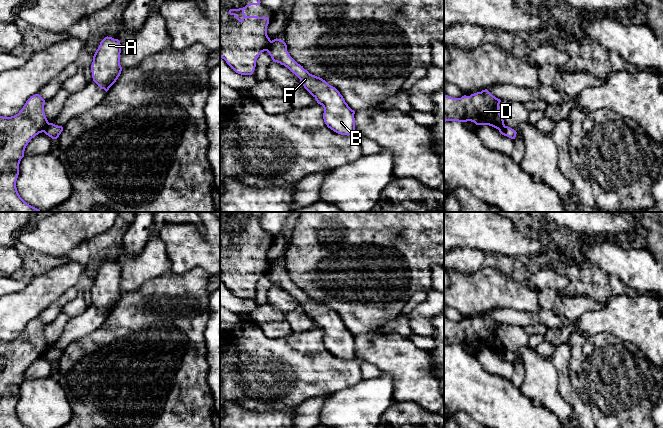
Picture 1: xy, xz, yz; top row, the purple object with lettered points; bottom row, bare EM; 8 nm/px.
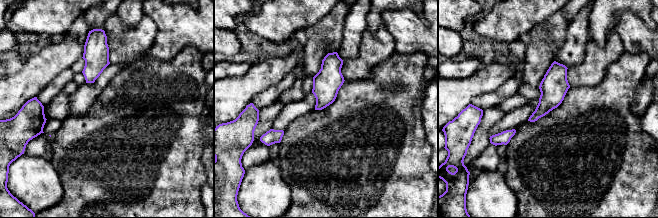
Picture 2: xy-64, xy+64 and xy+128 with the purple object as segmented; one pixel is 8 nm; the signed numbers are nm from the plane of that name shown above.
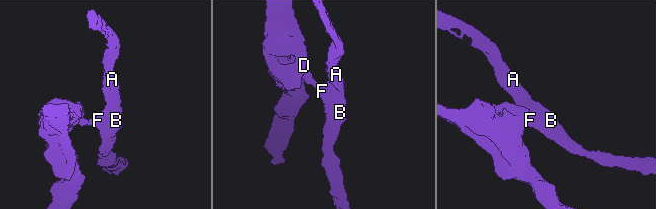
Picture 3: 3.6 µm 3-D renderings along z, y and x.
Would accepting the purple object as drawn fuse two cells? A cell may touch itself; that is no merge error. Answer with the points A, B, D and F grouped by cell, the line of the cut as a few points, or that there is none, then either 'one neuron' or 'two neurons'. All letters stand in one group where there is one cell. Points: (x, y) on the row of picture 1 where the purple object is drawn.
groups A B F / D; cut xz (271, 41), (266, 50); two neurons

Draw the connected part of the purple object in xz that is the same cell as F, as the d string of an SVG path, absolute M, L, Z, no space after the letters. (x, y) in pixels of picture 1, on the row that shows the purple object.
M272 40L267 52L273 62L284 65L294 73L300 79L300 84L323 106L323 119L328 128L341 135L349 136L355 133L355 111L348 106L335 87L310 74L298 64L288 53L283 40Z

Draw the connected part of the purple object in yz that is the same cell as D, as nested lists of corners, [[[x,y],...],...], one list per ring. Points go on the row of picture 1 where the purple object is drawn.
[[[487,89],[461,98],[444,95],[444,122],[471,121],[476,125],[489,125],[500,129],[505,126],[499,112],[500,102]]]

